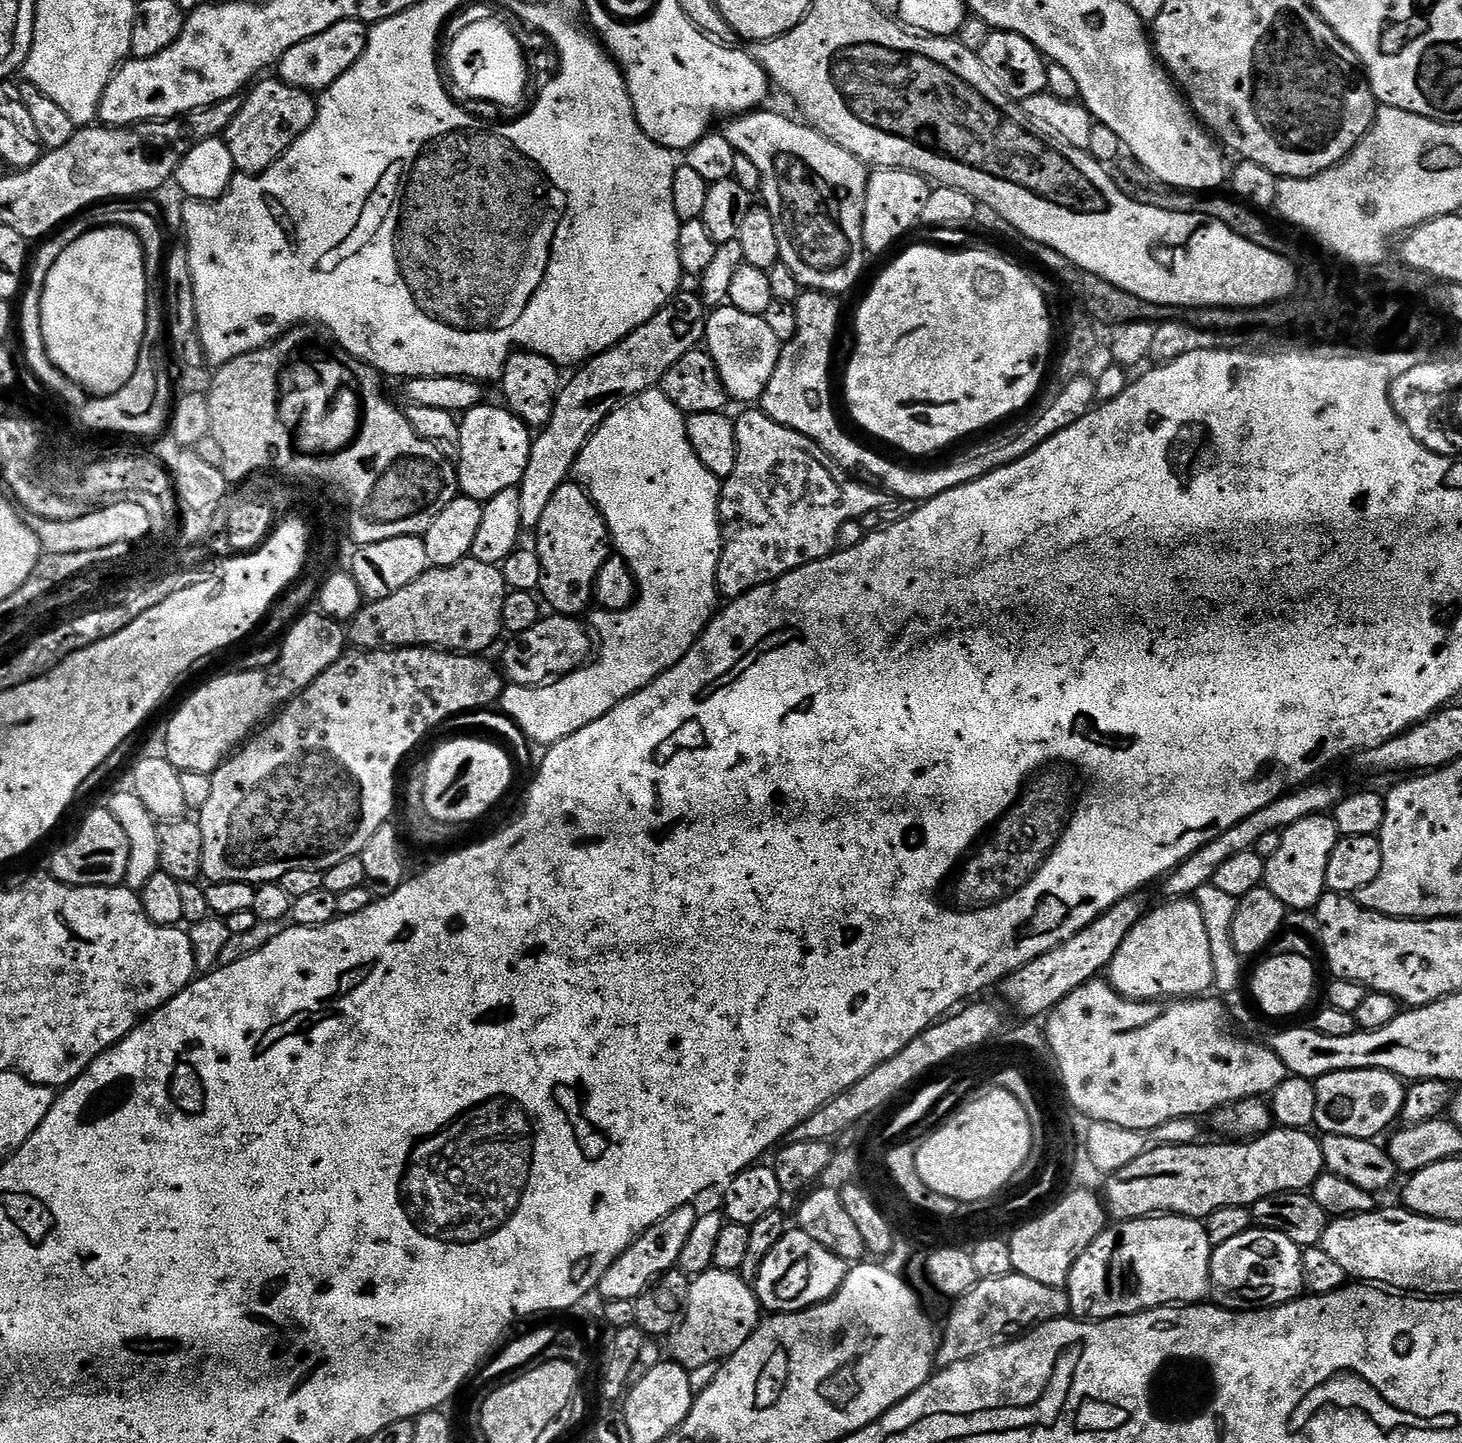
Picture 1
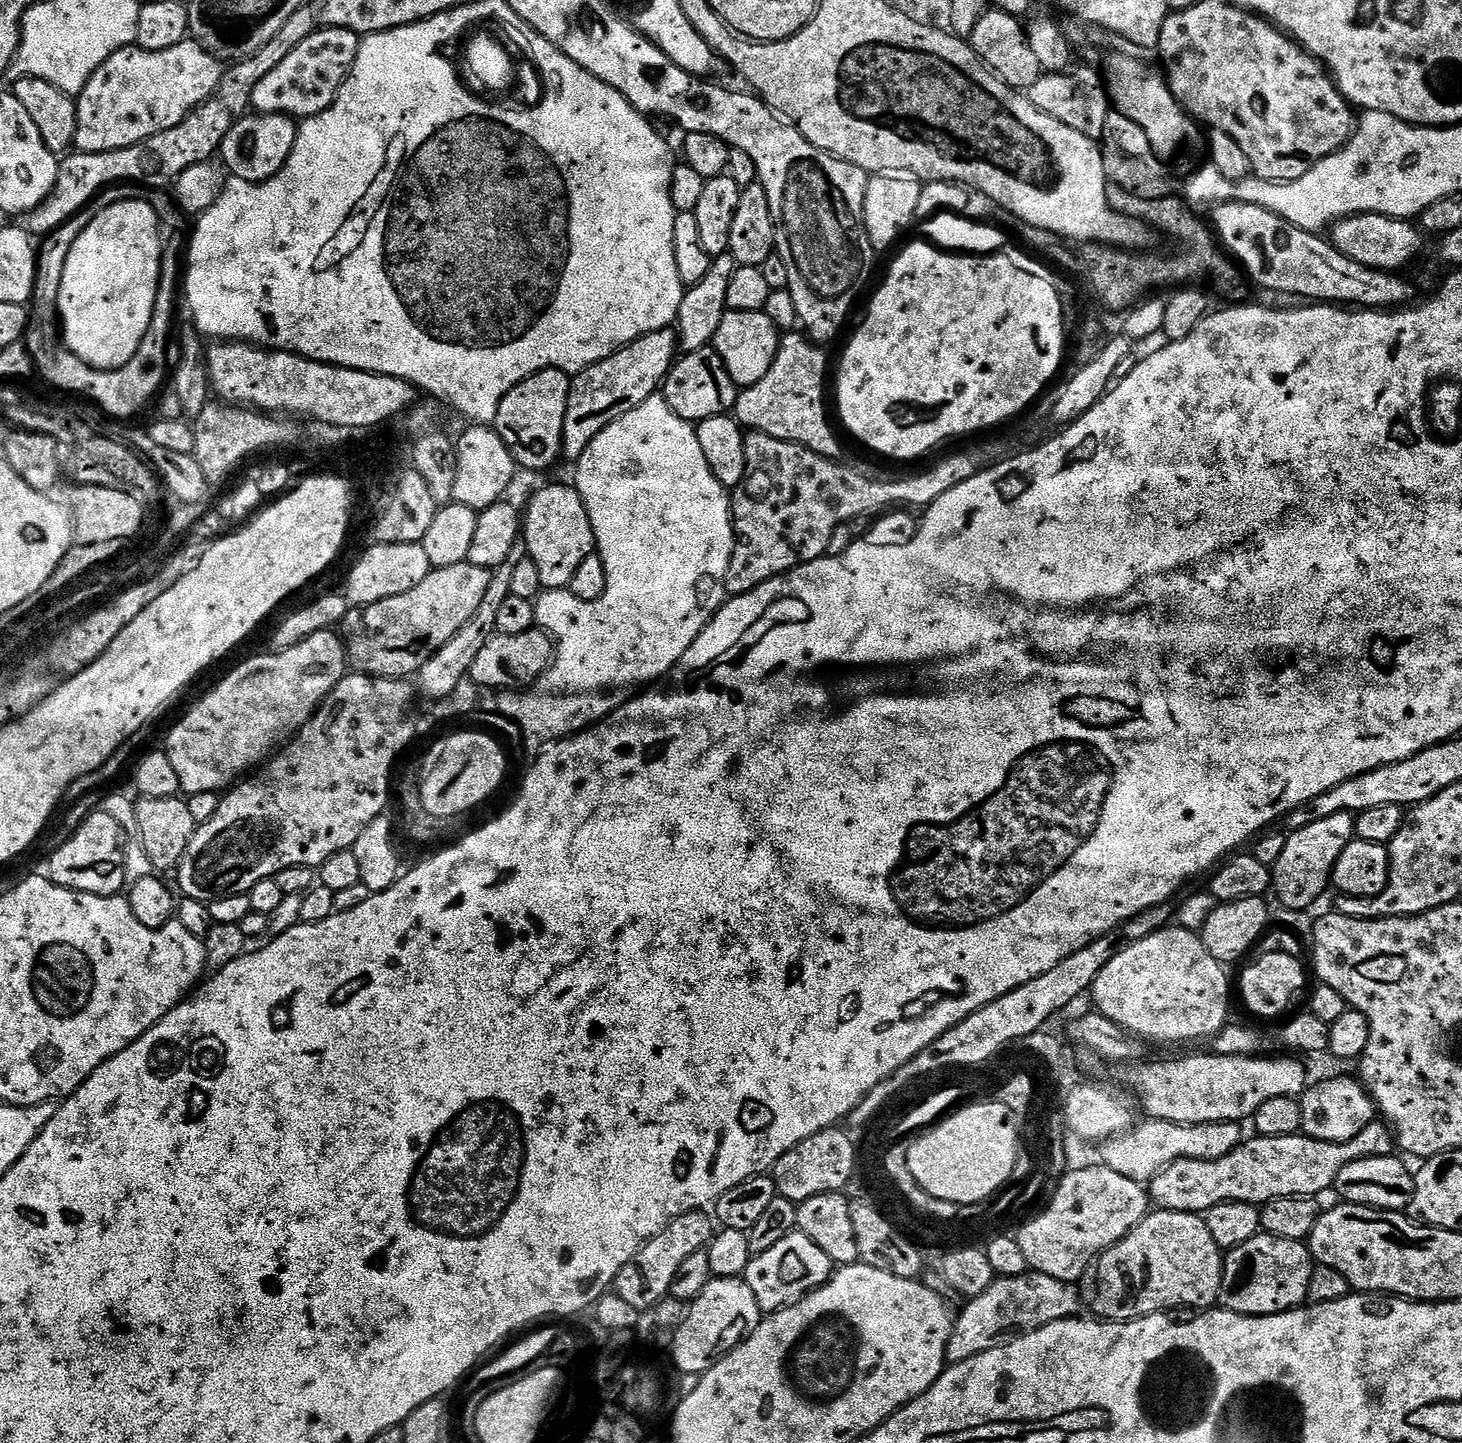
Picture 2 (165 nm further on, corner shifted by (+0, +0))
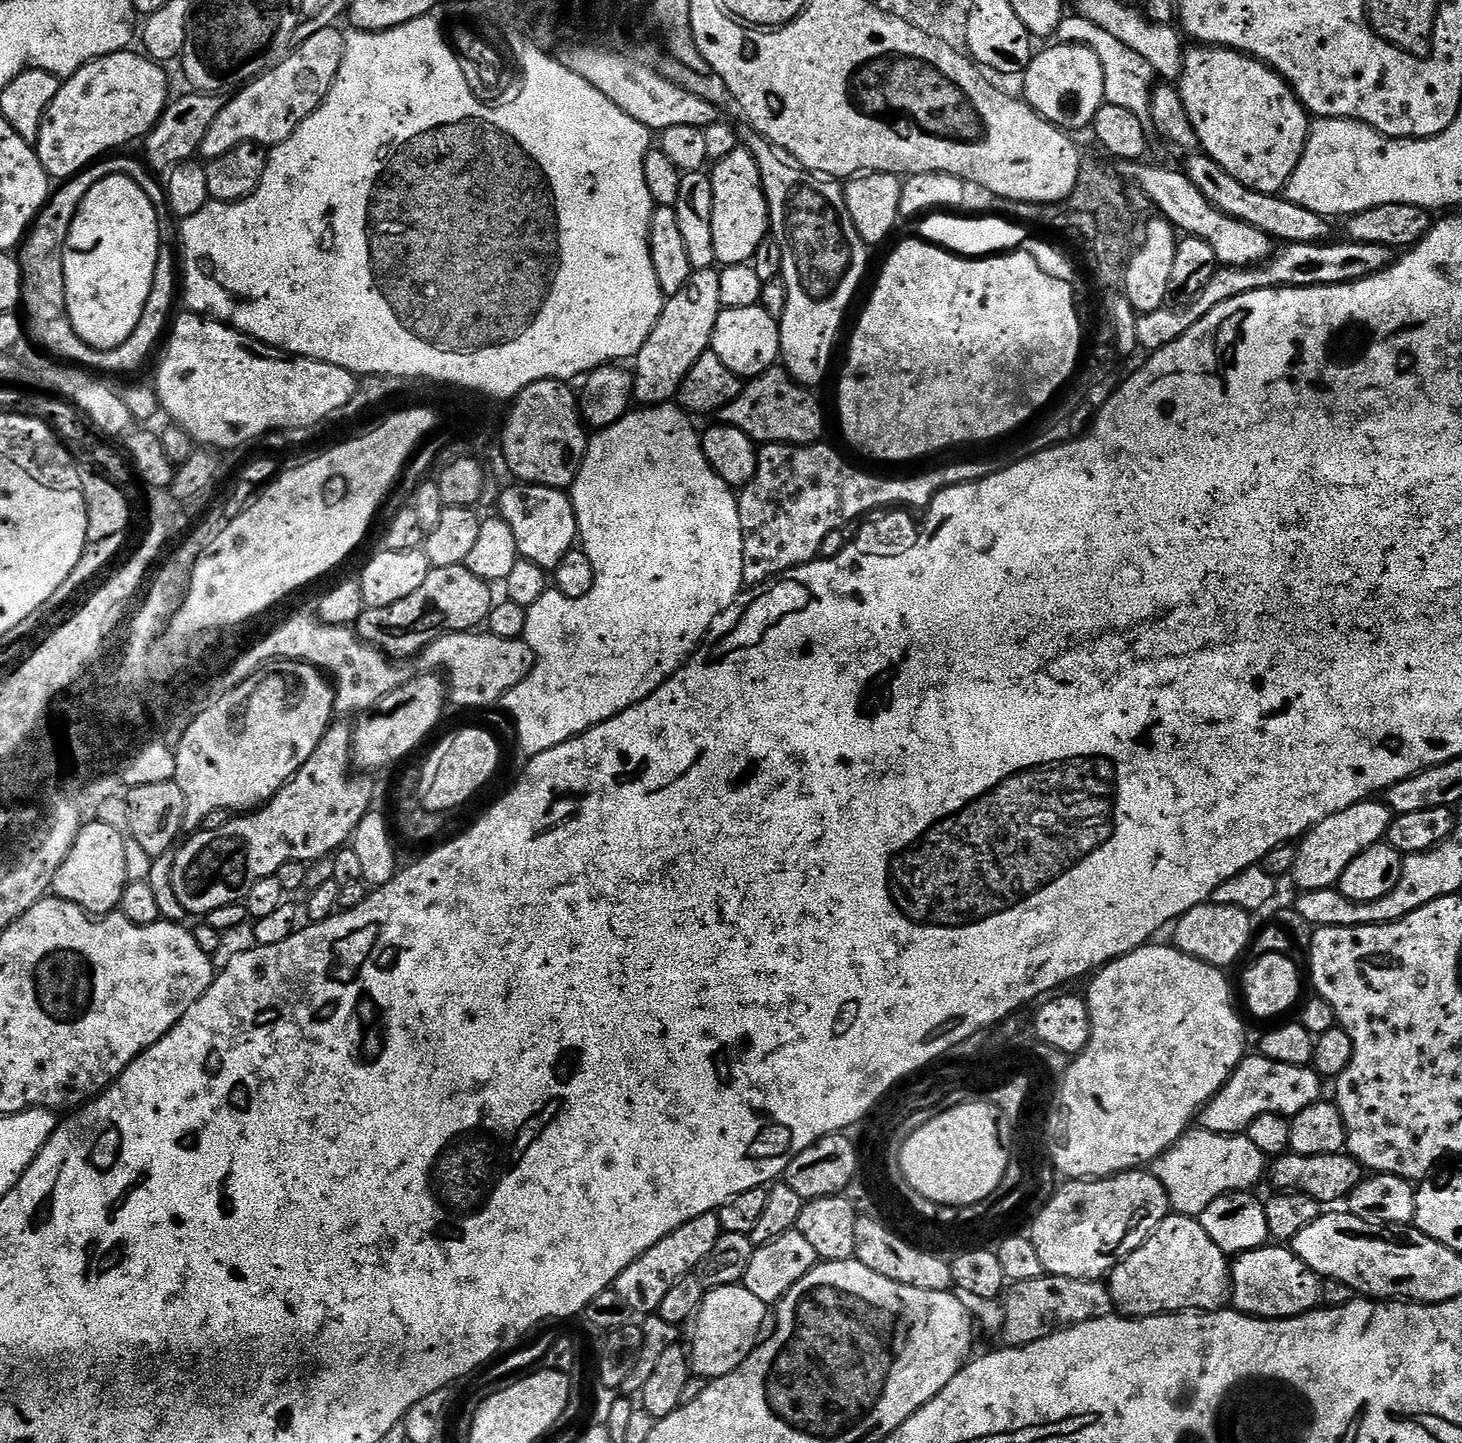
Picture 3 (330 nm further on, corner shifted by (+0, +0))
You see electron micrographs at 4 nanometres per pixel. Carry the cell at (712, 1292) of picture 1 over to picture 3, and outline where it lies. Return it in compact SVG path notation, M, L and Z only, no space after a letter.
M743 1283L707 1289L700 1311L696 1313L691 1325L691 1375L711 1382L733 1372L751 1354L761 1339L765 1331L764 1319L767 1316L769 1319L769 1305L764 1304L762 1298L750 1294L750 1290L745 1288Z

